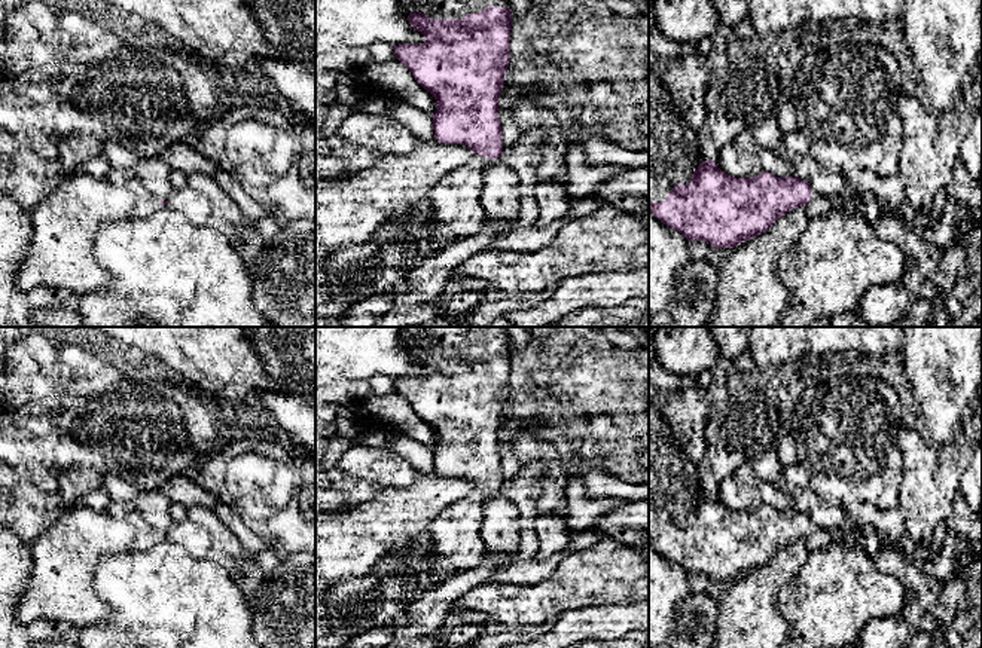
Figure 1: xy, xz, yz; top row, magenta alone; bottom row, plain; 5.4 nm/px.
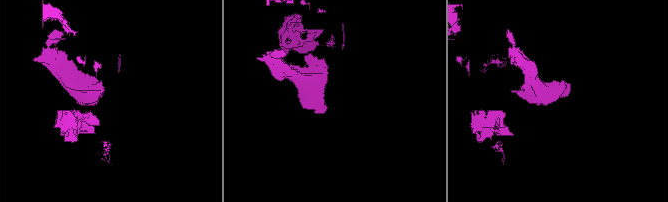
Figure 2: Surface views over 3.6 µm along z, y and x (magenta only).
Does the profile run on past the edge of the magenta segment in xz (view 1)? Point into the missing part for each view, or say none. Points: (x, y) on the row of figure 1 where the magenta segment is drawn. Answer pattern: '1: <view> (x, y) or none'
1: xz (456, 199)

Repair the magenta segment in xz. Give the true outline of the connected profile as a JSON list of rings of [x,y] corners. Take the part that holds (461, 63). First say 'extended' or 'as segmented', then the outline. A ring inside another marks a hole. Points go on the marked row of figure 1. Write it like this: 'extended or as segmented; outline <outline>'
extended; outline [[[405,0],[408,21],[424,36],[421,45],[393,46],[415,80],[429,91],[437,104],[433,117],[434,138],[443,144],[469,146],[473,156],[445,174],[429,192],[427,204],[434,213],[434,229],[427,256],[449,242],[478,233],[487,221],[481,205],[484,171],[491,159],[503,156],[503,137],[498,119],[498,97],[510,61],[512,13],[507,0]]]

